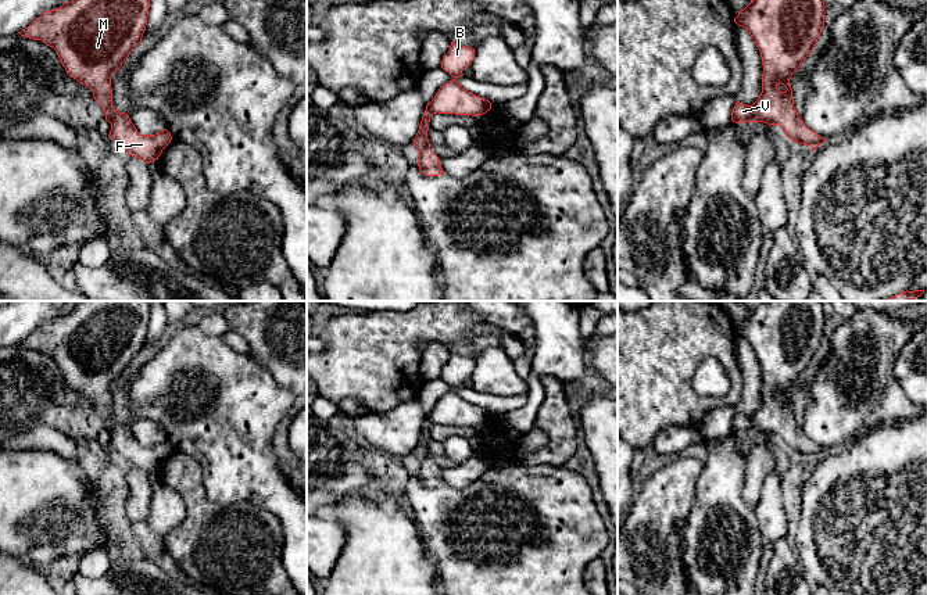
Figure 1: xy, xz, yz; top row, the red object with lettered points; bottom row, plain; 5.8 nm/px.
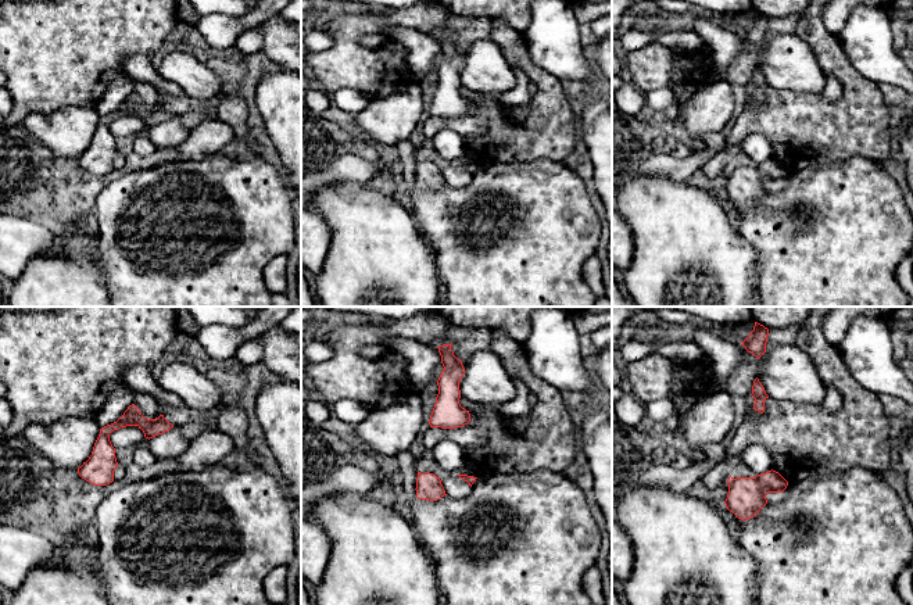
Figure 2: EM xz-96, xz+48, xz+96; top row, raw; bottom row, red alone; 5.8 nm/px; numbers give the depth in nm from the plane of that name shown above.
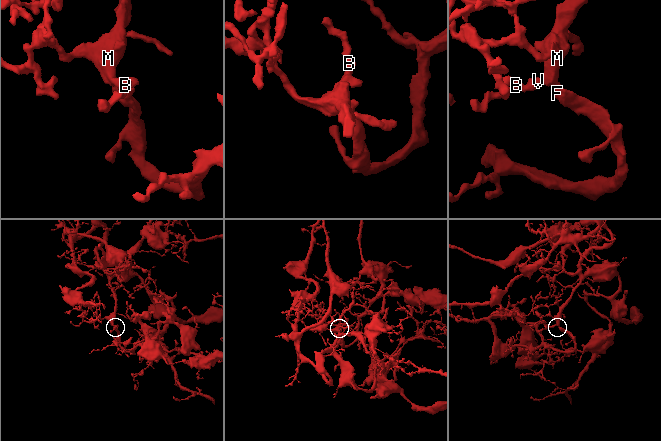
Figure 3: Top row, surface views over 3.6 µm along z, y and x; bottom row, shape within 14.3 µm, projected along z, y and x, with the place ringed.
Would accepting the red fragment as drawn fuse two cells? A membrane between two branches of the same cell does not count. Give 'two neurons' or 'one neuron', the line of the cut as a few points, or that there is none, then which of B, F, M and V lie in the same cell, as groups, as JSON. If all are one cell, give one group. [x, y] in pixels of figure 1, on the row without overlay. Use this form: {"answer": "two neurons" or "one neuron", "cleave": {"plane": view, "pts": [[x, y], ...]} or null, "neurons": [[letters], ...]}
{"answer": "one neuron", "cleave": null, "neurons": [["B", "F", "M", "V"]]}

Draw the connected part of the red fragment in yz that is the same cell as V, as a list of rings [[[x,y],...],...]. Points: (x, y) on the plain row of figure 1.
[[[762,301],[751,313],[738,323],[734,333],[745,338],[760,362],[763,384],[762,404],[752,416],[735,413],[731,431],[765,433],[779,436],[785,447],[799,455],[808,455],[812,462],[823,455],[823,449],[810,441],[794,417],[790,390],[802,372],[813,361],[824,337],[824,311],[820,301]]]

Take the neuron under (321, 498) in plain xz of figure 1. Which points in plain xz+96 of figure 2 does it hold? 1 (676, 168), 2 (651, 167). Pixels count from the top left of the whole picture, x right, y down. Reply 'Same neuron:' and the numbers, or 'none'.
Same neuron: 1, 2

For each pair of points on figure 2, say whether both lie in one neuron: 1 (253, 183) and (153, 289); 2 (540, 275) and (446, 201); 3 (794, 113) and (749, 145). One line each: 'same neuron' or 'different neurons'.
1: same neuron
2: same neuron
3: different neurons

